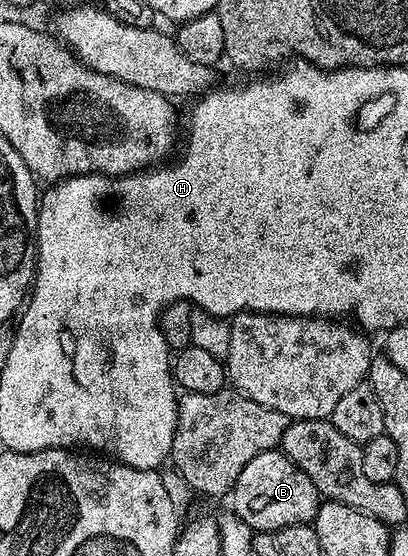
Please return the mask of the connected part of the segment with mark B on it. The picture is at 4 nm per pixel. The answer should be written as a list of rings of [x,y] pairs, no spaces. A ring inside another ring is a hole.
[[[279,448],[254,455],[254,459],[242,467],[242,475],[238,475],[234,483],[230,500],[231,512],[242,519],[242,523],[249,525],[256,533],[273,535],[282,527],[313,524],[322,504],[318,487],[310,483],[310,475],[299,469]]]

